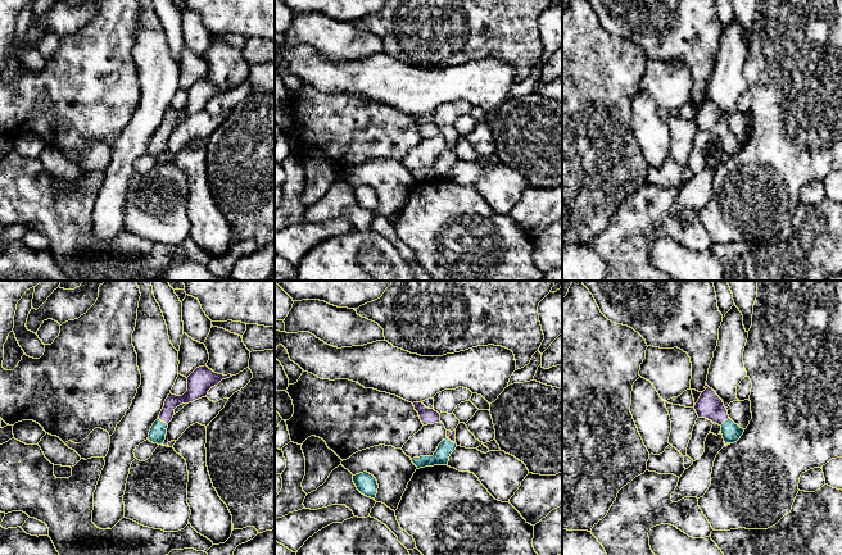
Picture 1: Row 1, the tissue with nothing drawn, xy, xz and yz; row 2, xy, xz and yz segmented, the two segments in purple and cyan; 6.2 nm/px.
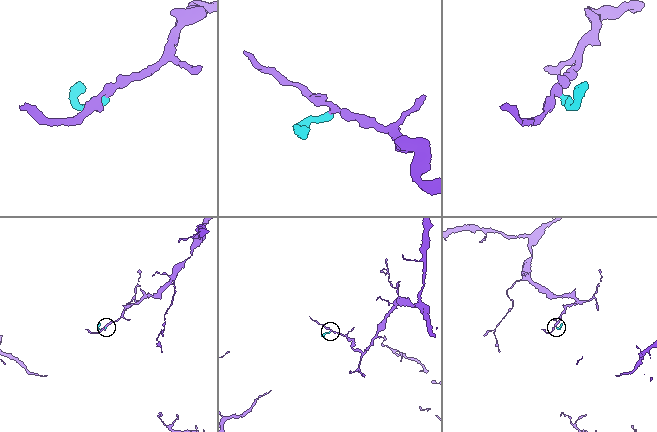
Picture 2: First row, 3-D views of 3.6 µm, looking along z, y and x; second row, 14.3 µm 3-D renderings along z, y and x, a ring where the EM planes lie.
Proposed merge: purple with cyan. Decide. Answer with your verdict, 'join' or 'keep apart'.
join

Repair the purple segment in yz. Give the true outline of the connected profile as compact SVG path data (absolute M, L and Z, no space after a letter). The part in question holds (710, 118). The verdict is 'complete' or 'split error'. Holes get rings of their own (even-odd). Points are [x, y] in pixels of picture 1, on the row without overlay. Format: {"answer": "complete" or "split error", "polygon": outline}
{"answer": "split error", "polygon": "M710 100L701 106L694 118L694 123L698 131L706 131L721 140L721 147L725 158L737 155L744 145L743 141L729 131L723 113Z"}

